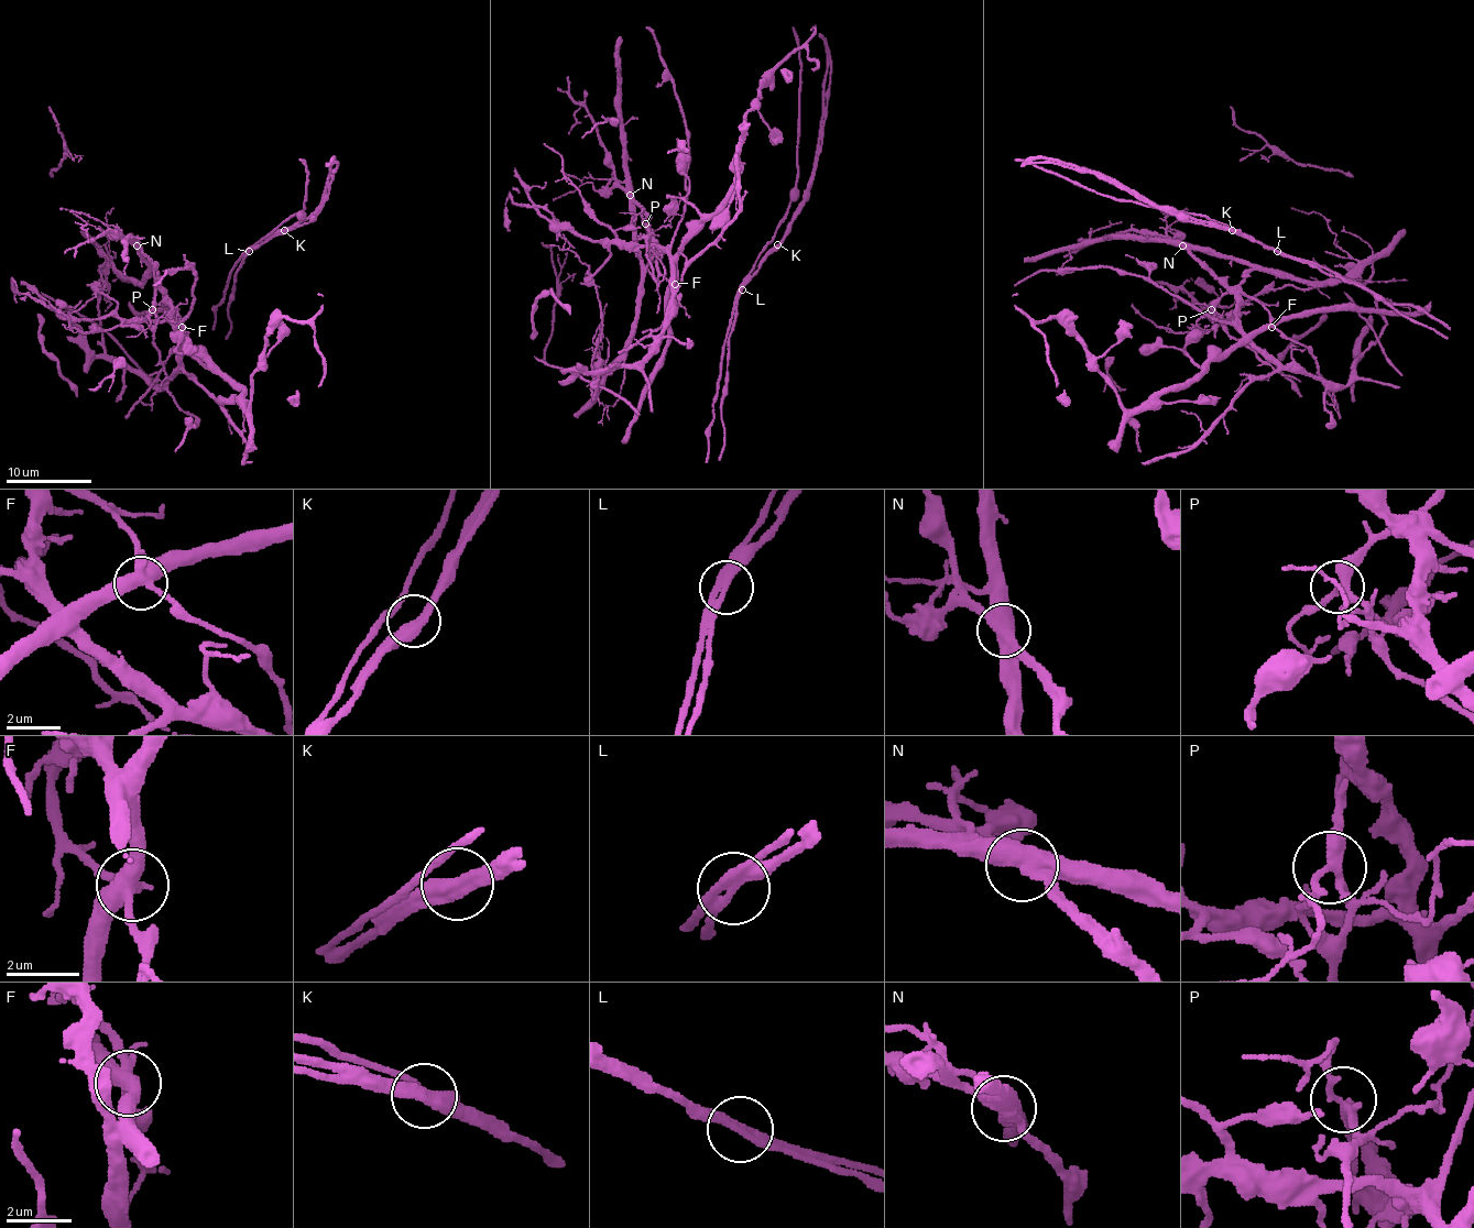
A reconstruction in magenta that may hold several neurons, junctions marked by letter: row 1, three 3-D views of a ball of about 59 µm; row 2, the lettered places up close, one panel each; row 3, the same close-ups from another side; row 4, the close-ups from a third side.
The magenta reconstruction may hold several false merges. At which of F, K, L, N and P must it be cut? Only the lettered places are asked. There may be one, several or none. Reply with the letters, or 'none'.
K, L, N

